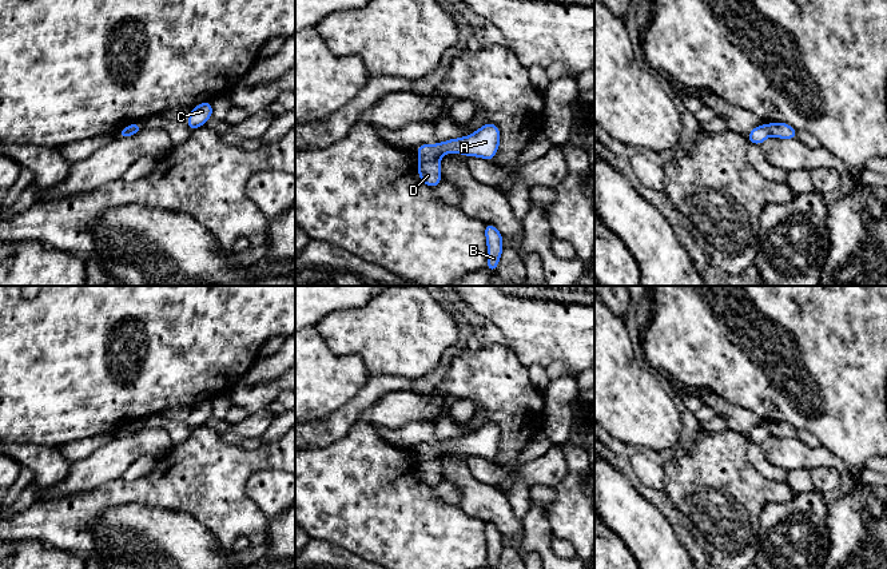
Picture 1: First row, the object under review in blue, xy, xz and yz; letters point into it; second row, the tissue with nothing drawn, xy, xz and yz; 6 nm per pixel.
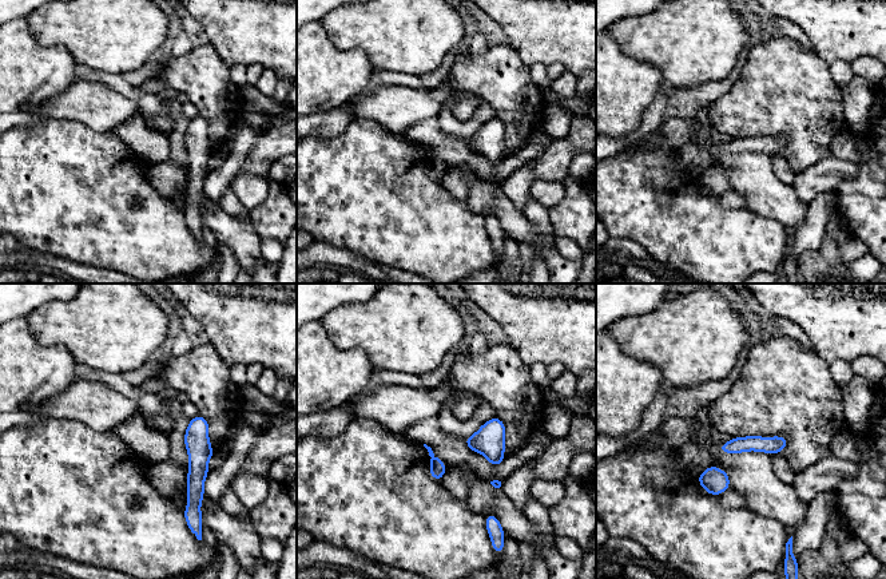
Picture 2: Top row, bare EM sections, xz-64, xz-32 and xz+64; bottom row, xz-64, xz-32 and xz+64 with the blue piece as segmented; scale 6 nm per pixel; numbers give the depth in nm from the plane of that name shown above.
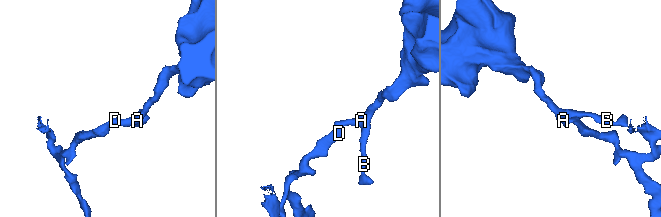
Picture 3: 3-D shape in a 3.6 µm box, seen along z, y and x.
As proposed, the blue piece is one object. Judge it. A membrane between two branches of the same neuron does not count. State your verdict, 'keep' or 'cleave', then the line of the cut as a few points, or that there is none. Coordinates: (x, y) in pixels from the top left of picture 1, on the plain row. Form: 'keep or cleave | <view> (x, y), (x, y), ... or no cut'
cleave | xz (437, 458), (429, 462), (420, 462)

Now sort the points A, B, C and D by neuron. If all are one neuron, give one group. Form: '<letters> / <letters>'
A B C / D

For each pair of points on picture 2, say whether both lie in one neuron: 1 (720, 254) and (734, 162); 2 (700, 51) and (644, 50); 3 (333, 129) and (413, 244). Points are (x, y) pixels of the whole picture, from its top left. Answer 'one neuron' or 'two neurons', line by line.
1: two neurons
2: one neuron
3: two neurons

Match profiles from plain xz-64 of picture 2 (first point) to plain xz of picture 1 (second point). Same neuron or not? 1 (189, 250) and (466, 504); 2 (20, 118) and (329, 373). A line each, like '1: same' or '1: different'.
1: different
2: different

